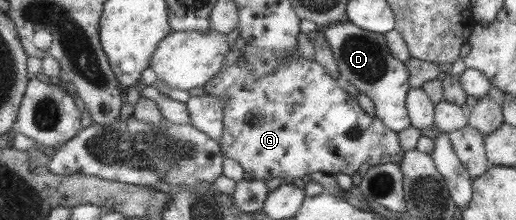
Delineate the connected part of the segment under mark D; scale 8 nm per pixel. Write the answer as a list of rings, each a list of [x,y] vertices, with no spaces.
[[[341,21],[319,30],[329,44],[338,74],[356,87],[359,93],[369,97],[374,105],[375,117],[395,133],[407,129],[411,124],[405,106],[410,88],[407,85],[407,67],[391,55],[382,34],[371,33],[351,22]]]

